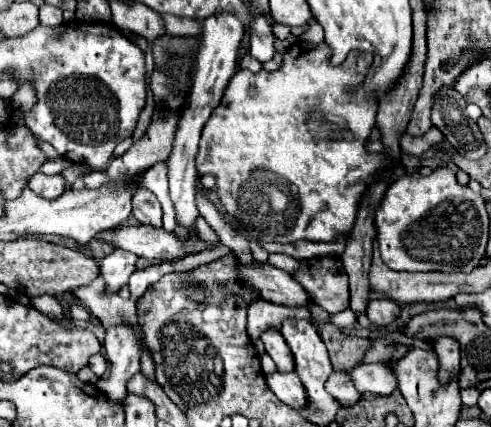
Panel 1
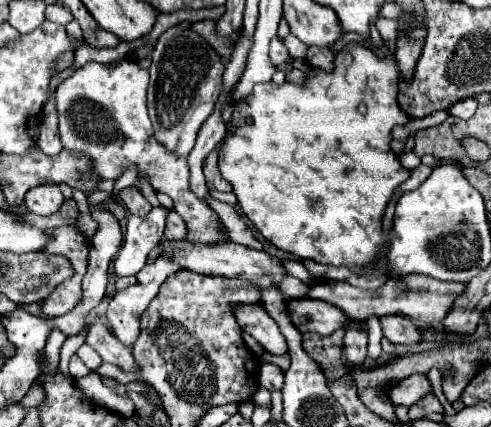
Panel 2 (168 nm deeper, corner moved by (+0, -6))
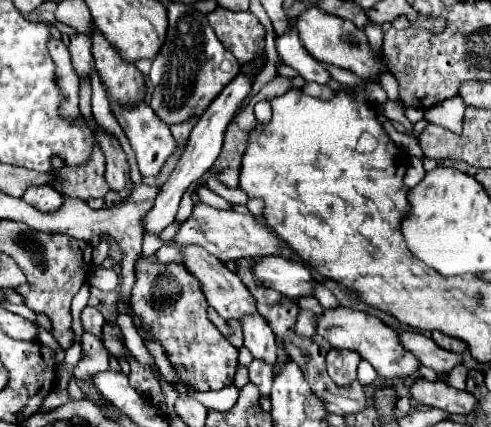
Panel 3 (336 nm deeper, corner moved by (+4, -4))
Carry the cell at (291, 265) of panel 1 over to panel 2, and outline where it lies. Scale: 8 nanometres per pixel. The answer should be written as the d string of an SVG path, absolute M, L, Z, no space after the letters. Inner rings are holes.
M286 276L284 282L280 284L280 290L284 294L288 294L290 298L306 298L308 296L308 286L294 276Z

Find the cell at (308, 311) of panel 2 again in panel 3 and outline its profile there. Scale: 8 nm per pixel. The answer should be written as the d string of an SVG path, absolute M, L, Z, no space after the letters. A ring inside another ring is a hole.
M330 308L324 314L318 316L316 320L316 332L328 340L334 348L348 348L348 350L356 350L364 360L368 360L374 370L382 376L382 378L414 378L418 376L418 366L420 362L400 346L398 342L398 334L386 326L378 316L360 312L360 310L352 310L352 308Z

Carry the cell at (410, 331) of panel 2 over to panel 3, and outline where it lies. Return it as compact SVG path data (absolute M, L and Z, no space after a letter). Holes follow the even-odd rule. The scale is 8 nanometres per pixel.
M398 330L398 338L408 352L412 352L424 366L432 368L434 372L450 372L456 364L460 364L460 354L436 346L436 342L432 342L432 338L422 332Z

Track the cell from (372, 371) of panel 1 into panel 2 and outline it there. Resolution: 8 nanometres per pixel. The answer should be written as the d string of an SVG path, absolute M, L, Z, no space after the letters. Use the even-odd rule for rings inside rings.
M414 374L406 380L402 380L400 384L394 386L394 390L390 390L390 400L394 404L402 404L402 406L412 406L416 404L420 398L424 398L426 394L430 394L432 386L428 376L424 374Z

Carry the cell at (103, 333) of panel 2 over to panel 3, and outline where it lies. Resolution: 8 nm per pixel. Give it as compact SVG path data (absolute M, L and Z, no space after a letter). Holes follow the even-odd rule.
M86 306L82 310L82 326L86 332L94 334L96 338L102 340L102 326L104 326L104 316L94 308L94 306Z

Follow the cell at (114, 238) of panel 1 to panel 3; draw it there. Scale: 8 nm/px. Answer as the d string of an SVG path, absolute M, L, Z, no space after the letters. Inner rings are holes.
M282 256L254 258L252 274L264 284L264 288L276 290L288 298L308 296L316 284L316 278L304 264L286 260Z

